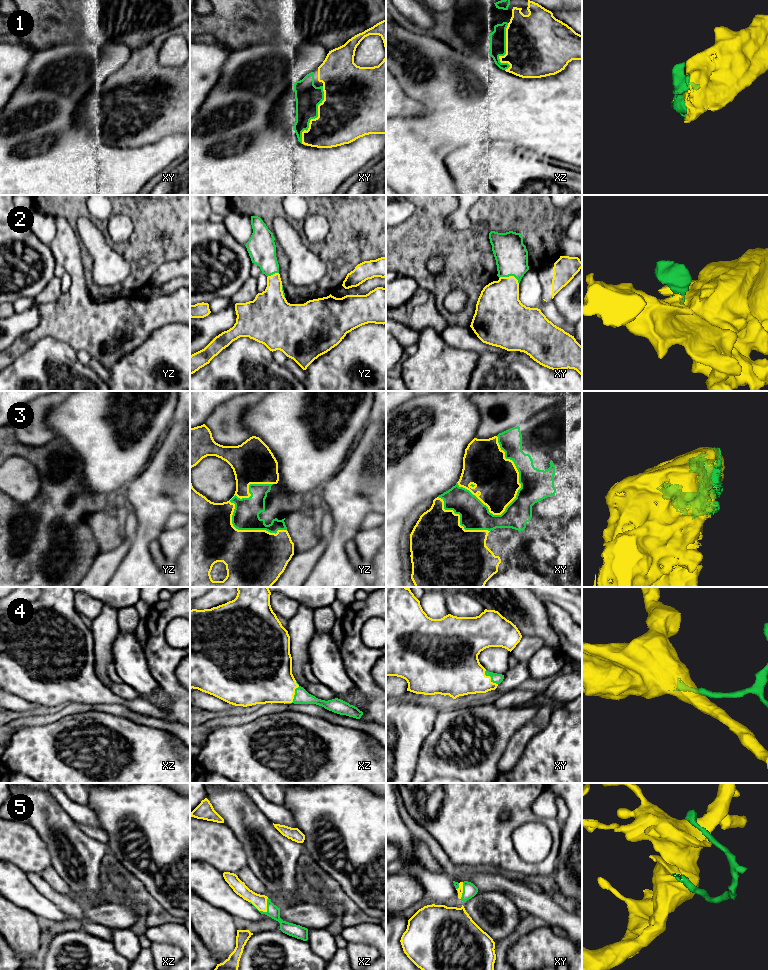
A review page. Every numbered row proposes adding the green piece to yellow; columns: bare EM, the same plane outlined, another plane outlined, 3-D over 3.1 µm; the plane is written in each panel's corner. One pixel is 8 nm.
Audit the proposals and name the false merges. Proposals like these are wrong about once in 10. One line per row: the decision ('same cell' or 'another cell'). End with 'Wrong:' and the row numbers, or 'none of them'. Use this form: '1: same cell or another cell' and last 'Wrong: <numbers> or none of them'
1: same cell
2: same cell
3: same cell
4: same cell
5: same cell
Wrong: none of them

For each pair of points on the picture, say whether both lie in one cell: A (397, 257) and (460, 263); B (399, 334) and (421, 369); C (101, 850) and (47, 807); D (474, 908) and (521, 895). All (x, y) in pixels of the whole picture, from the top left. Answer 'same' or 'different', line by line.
A: same
B: different
C: same
D: different

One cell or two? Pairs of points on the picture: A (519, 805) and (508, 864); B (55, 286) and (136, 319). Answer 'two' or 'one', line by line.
A: one
B: one

